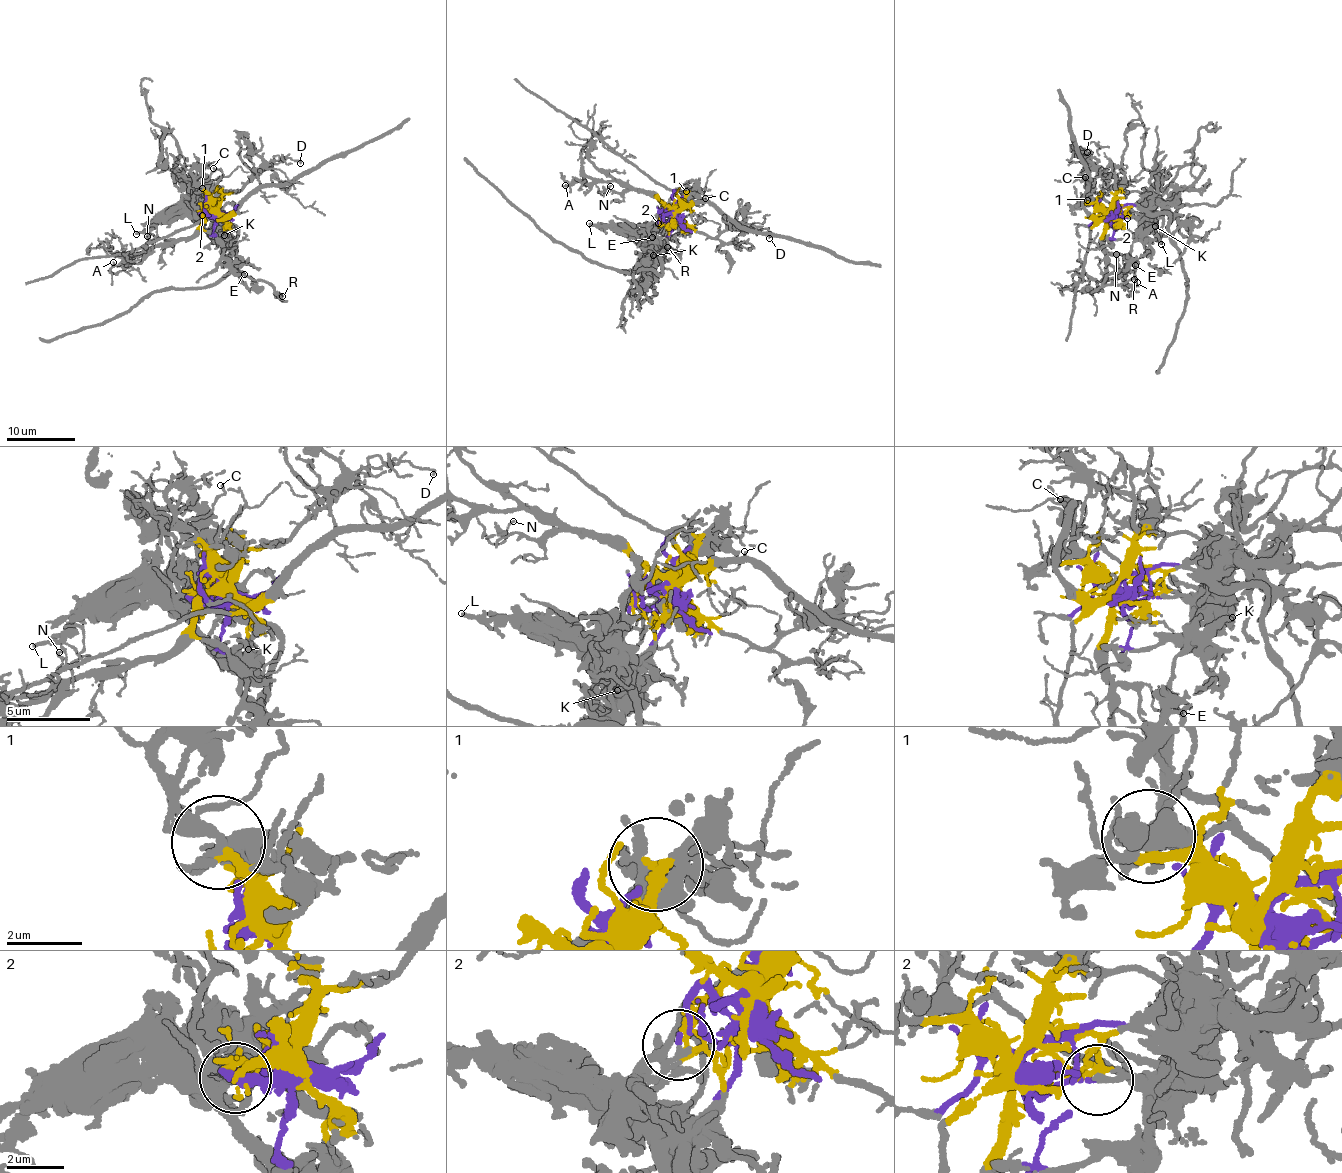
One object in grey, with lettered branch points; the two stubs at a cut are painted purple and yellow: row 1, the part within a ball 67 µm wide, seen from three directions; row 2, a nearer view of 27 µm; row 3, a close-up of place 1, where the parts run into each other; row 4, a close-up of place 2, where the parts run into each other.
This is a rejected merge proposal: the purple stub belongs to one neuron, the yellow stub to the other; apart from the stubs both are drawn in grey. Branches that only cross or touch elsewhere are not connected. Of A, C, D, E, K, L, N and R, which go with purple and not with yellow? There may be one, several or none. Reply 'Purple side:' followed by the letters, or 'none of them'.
Purple side: E, K, L, R

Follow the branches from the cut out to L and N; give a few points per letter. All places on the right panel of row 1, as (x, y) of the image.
L: (1108, 214), (1114, 222), (1130, 216), (1147, 219), (1156, 225), (1161, 243)
N: (1108, 214), (1102, 248), (1108, 253), (1108, 264), (1119, 272), (1128, 260), (1124, 254), (1116, 254)

